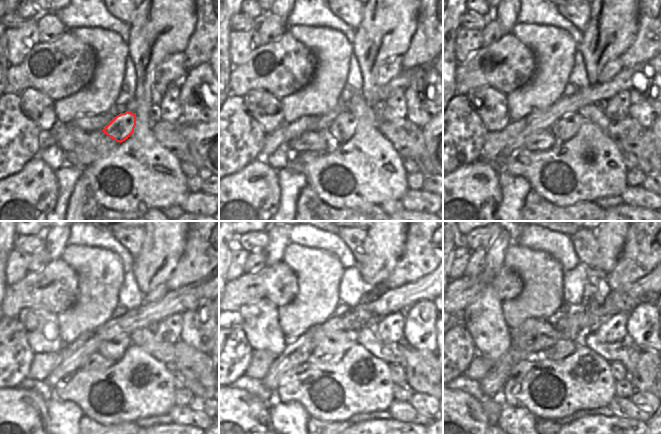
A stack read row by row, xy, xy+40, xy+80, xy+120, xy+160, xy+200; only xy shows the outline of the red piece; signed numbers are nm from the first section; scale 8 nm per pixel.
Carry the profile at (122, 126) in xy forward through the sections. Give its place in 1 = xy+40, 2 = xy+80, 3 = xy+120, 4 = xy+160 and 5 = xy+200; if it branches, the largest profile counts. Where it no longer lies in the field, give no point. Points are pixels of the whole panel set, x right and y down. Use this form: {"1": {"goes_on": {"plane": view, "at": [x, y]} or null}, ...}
{"1": {"goes_on": {"plane": "xy+40", "at": [341, 130]}}, "2": {"goes_on": {"plane": "xy+80", "at": [566, 127]}}, "3": {"goes_on": {"plane": "xy+120", "at": [114, 349]}}, "4": {"goes_on": {"plane": "xy+160", "at": [331, 341]}}, "5": {"goes_on": {"plane": "xy+200", "at": [532, 325]}}}

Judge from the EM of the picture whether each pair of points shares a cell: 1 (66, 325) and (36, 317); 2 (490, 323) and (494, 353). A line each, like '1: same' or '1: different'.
1: different
2: same

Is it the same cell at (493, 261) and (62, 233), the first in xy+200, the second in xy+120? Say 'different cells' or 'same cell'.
same cell

